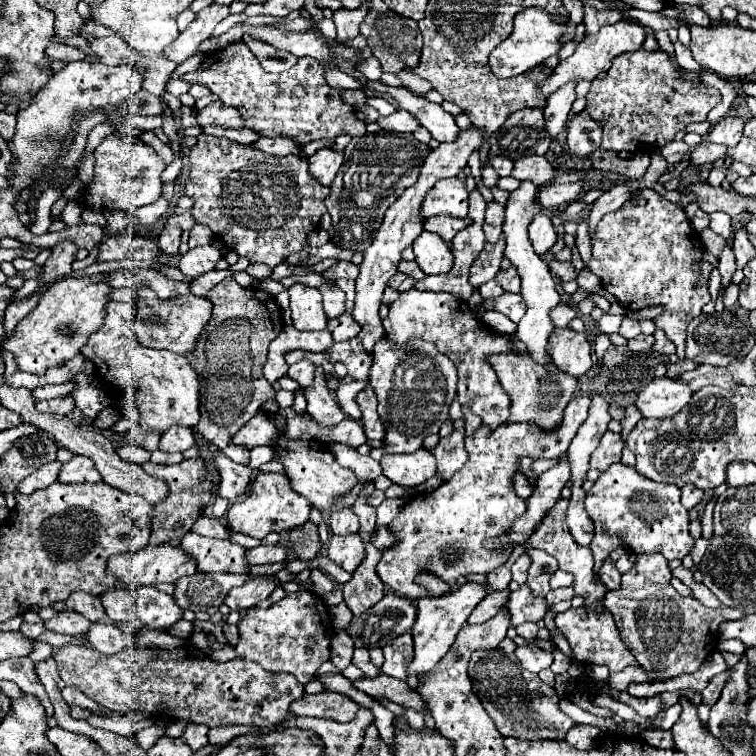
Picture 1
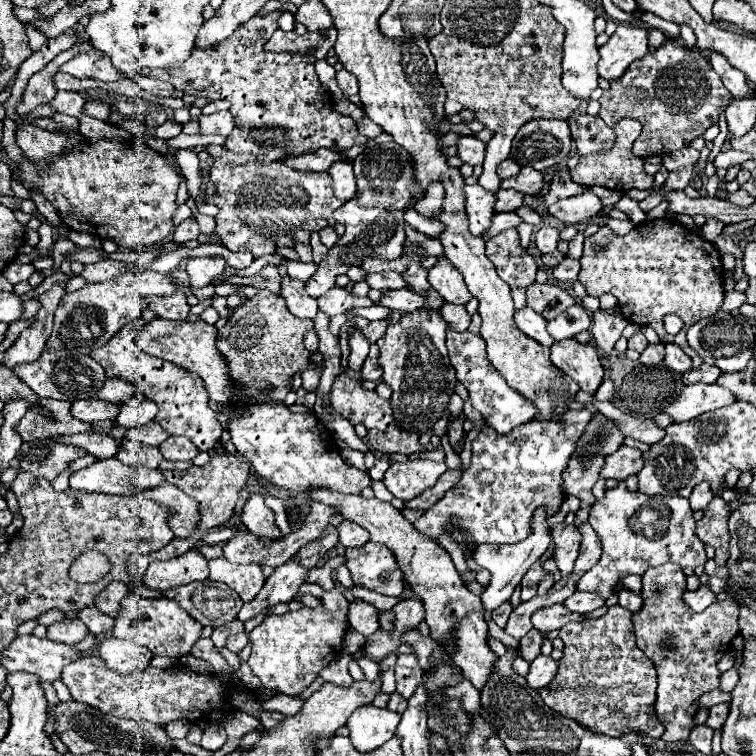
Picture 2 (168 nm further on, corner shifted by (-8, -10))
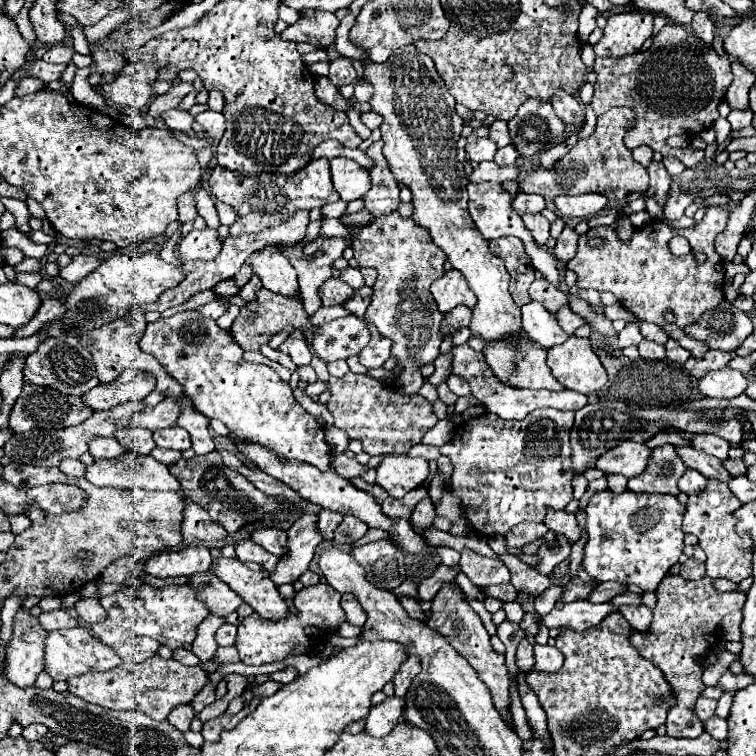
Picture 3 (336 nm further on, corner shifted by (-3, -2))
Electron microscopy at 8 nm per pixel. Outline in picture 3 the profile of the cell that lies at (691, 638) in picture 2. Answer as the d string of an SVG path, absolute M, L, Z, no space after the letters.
M667 574L657 594L657 606L653 610L653 626L649 632L633 632L631 642L641 652L643 658L653 662L657 668L663 670L665 680L673 686L673 692L677 696L677 706L669 710L667 716L667 734L675 738L697 738L703 734L701 720L693 714L693 704L699 698L699 694L705 690L705 684L701 682L703 668L697 664L699 654L703 654L709 648L715 648L717 640L717 626L723 616L727 616L733 610L741 610L745 604L745 594L735 592L719 592L713 586L713 580L701 578L699 582L683 580L681 576Z

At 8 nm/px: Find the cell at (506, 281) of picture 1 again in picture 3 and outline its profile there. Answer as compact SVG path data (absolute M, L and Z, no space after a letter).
M535 280L533 284L531 284L531 288L529 288L529 294L531 294L531 300L537 300L537 302L541 302L549 312L557 312L559 308L563 308L563 306L567 306L567 296L561 292L561 290L557 290L553 284L549 284L547 280Z

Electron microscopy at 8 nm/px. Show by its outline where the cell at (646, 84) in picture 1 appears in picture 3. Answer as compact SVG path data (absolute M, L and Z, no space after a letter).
M669 22L653 36L647 52L595 60L593 70L597 72L597 82L593 110L595 114L605 114L613 106L631 108L635 112L635 128L625 136L627 148L633 150L647 144L655 150L673 134L695 136L713 126L719 118L717 106L733 80L729 64L727 58L703 44L689 26Z

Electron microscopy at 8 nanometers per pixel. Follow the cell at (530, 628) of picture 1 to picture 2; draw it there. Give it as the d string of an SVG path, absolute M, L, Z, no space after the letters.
M532 628L532 630L520 640L520 656L522 656L524 660L532 662L532 660L540 654L542 640L544 640L544 636L542 636L536 628Z

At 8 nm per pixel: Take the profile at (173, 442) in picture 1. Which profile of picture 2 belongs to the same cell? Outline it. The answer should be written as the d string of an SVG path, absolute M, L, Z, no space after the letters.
M170 436L160 444L160 452L166 460L192 460L200 450L184 436Z

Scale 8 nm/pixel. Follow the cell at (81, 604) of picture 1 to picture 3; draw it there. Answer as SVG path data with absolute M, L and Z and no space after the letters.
M81 598L81 600L75 604L75 610L77 610L79 618L81 618L85 624L89 624L89 626L93 626L93 624L97 624L97 622L101 622L101 620L107 618L107 612L105 612L105 608L99 604L97 598Z

